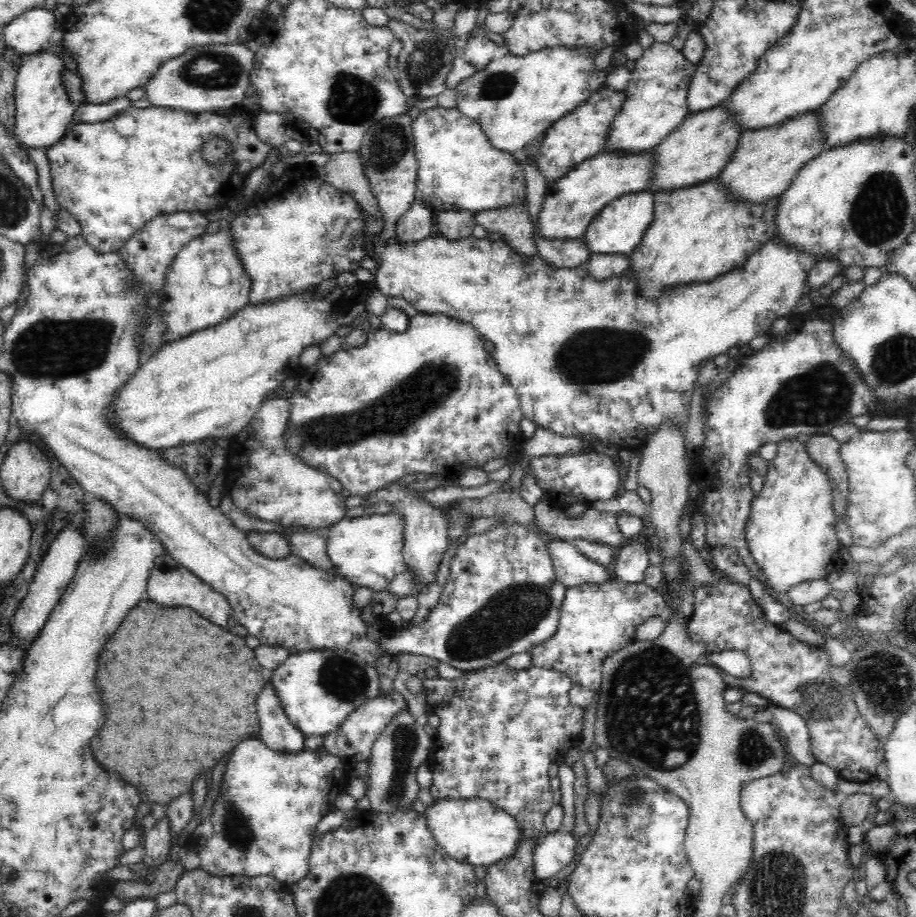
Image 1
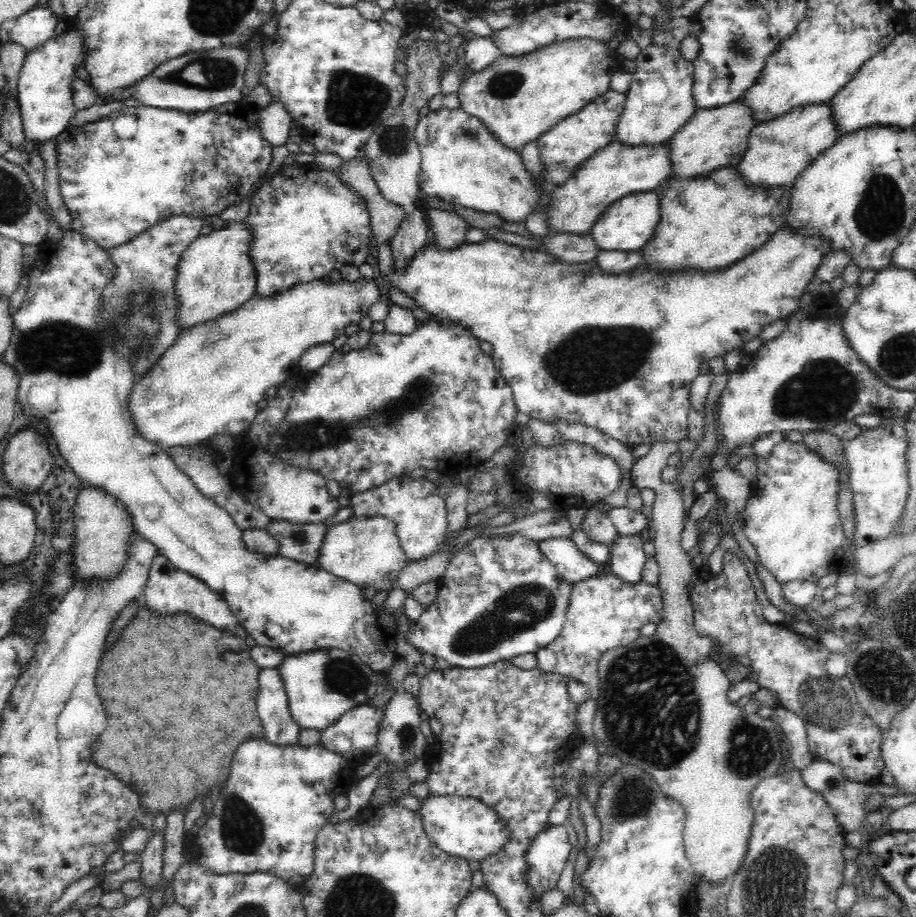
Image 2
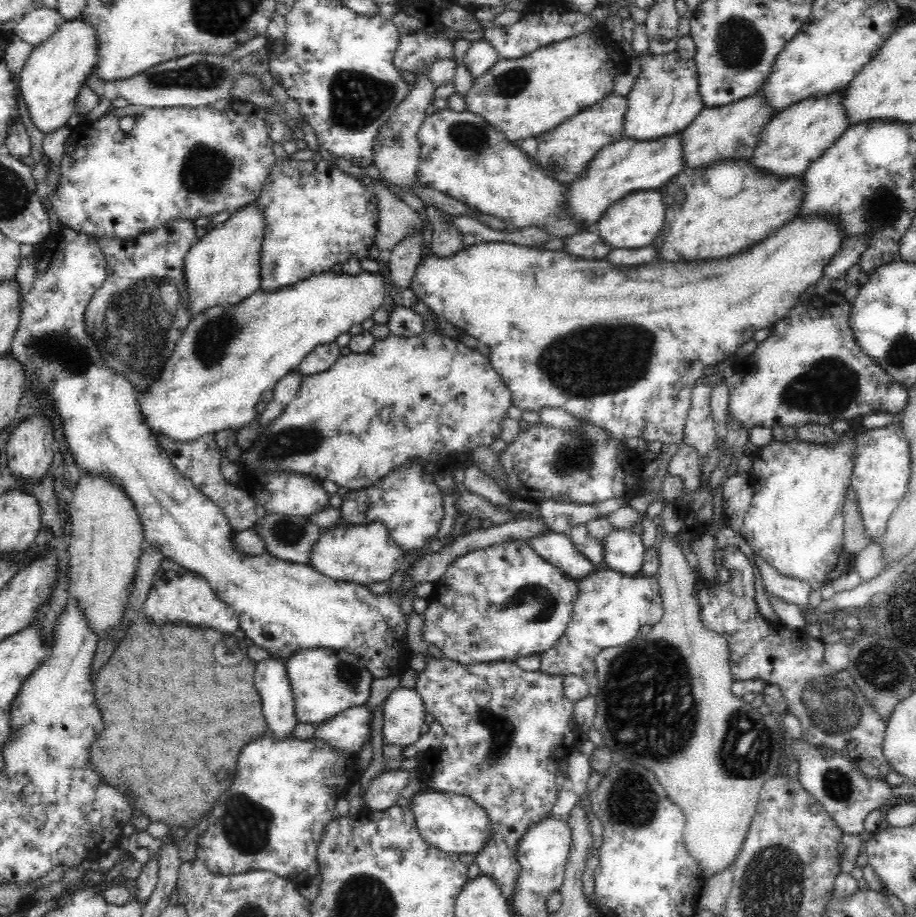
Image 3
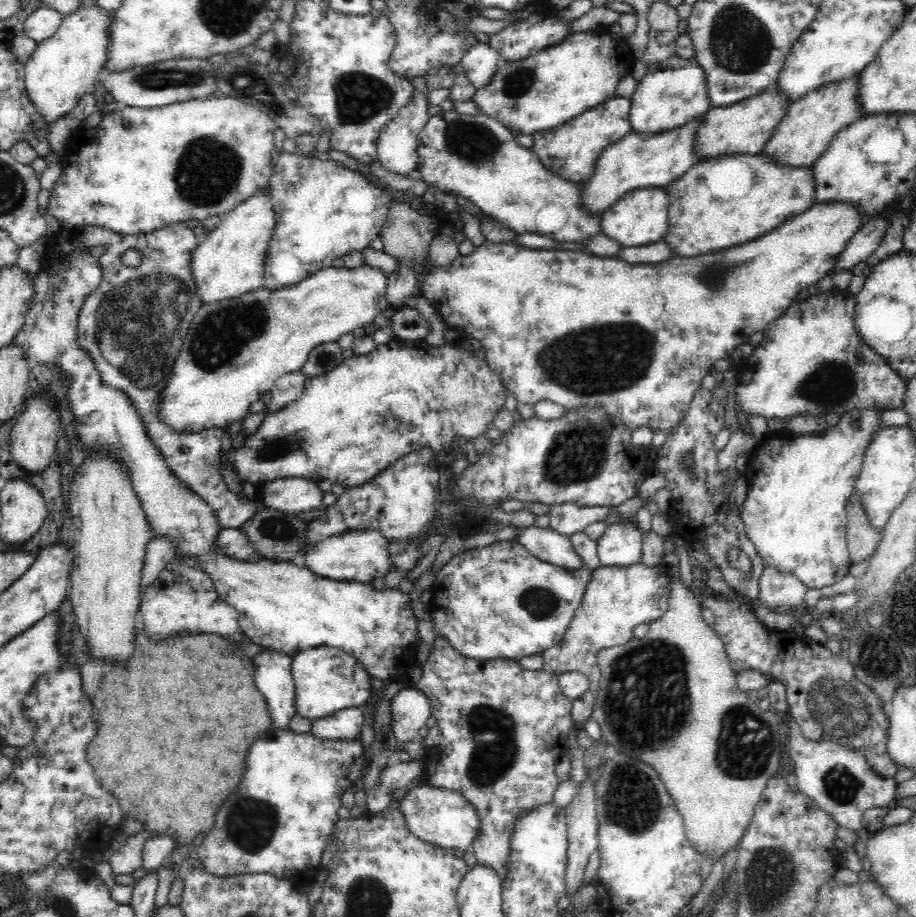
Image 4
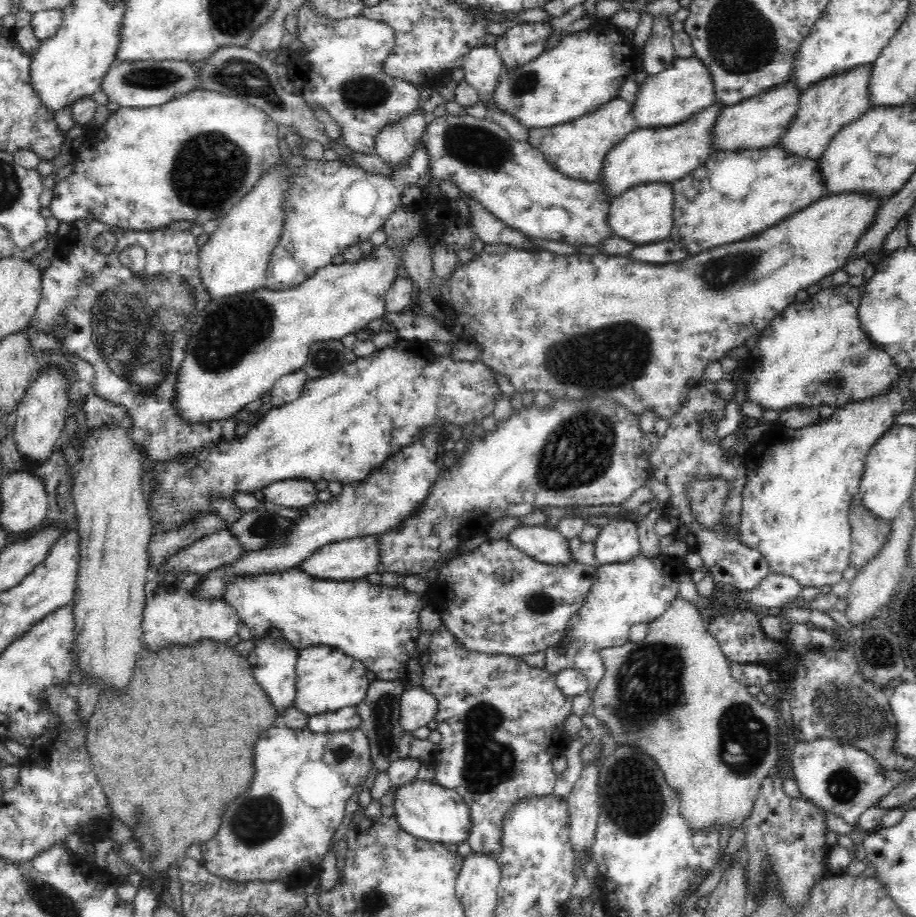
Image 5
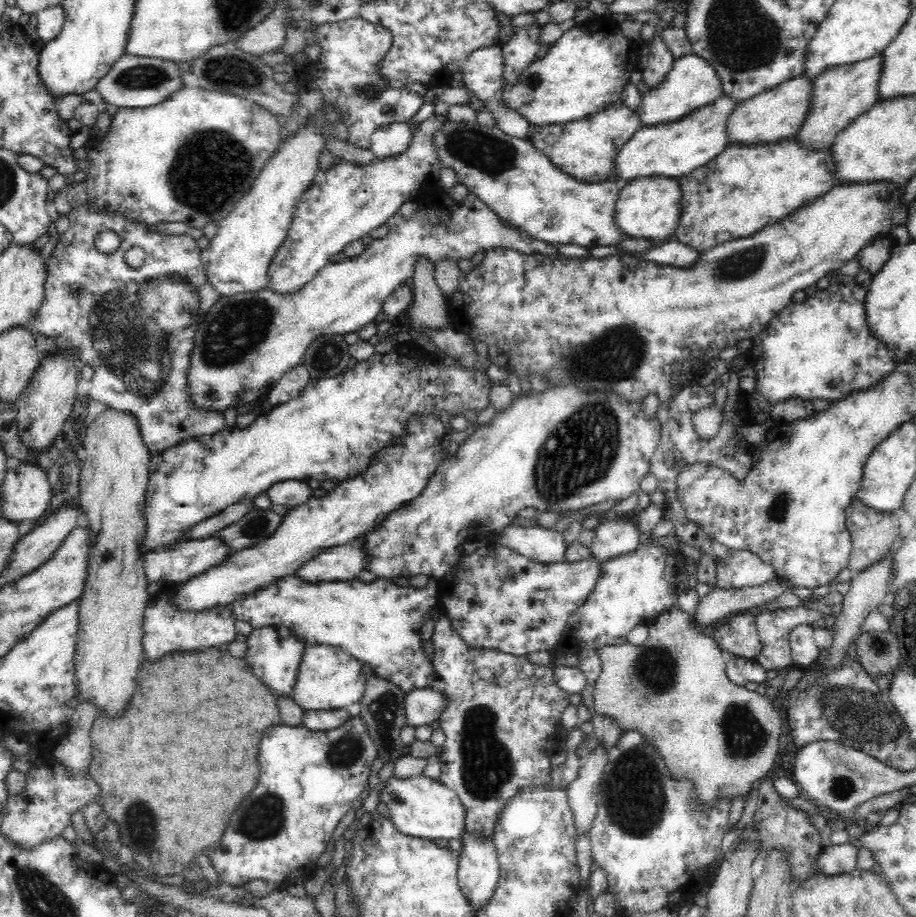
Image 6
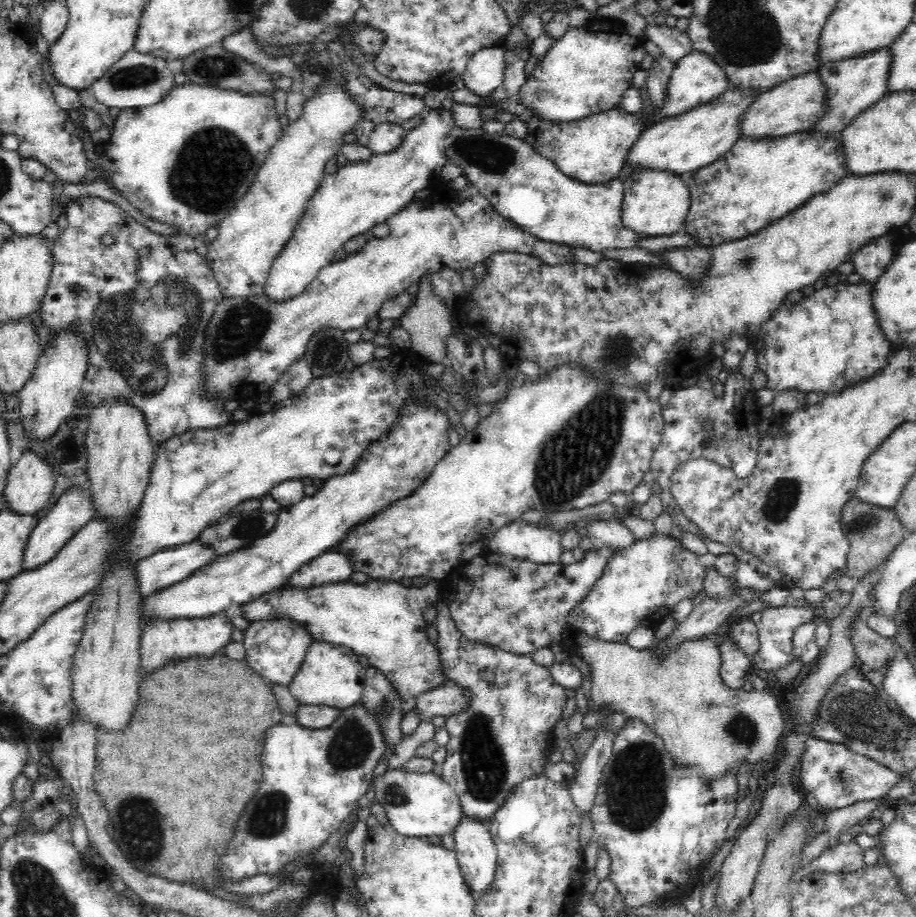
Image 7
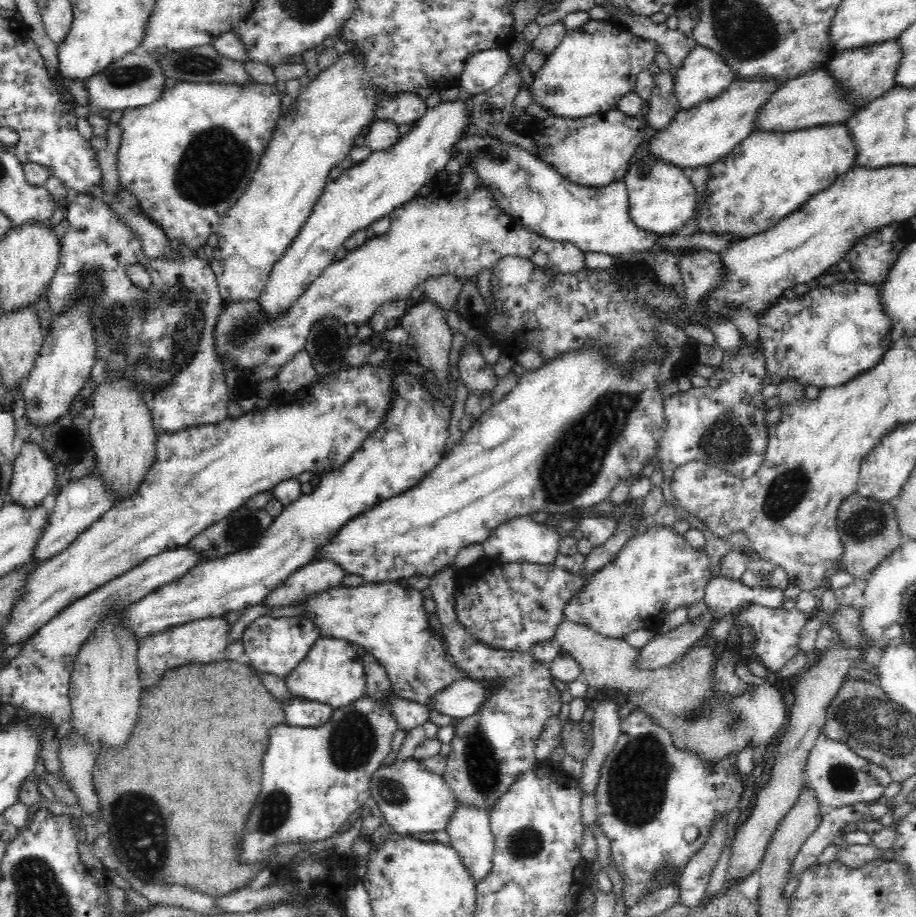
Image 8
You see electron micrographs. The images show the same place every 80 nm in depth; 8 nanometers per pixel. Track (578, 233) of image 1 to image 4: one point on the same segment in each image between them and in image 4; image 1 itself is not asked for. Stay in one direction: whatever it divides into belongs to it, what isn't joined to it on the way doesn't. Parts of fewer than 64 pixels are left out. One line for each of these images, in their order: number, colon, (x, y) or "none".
2: (617, 170)
3: (627, 166)
4: (638, 160)

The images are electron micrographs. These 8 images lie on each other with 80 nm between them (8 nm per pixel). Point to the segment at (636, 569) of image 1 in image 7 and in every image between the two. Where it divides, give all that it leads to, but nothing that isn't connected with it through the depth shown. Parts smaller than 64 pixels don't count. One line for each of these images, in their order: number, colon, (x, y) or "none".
2: (627, 558)
3: (622, 550)
4: (620, 544)
5: (618, 541)
6: (614, 538)
7: (611, 533)

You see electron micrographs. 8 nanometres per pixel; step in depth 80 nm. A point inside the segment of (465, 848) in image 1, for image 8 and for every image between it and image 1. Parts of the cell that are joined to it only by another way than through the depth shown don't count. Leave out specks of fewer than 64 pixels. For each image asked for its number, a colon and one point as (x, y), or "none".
2: (463, 827)
3: (454, 824)
4: (445, 818)
5: (422, 808)
6: (421, 807)
7: (417, 805)
8: (412, 799)

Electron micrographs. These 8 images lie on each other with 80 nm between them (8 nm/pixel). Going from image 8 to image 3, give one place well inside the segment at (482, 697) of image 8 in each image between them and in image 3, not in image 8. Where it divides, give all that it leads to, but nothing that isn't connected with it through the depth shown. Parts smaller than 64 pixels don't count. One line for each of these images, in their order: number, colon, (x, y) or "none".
3: (404, 711)
4: (411, 709)
5: (418, 707)
6: (422, 706)
7: (446, 701)

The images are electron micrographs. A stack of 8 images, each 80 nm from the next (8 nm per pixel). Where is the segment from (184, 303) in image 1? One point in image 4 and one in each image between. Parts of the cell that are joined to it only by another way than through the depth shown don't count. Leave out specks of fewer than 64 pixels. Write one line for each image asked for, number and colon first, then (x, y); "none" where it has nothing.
2: (215, 276)
3: (223, 268)
4: (230, 260)

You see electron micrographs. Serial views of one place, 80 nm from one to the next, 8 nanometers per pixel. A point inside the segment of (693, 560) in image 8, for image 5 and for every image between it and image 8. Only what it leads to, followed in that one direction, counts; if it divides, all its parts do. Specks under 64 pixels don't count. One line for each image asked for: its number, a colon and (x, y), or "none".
5: (638, 591)
6: (634, 589)
7: (640, 584)

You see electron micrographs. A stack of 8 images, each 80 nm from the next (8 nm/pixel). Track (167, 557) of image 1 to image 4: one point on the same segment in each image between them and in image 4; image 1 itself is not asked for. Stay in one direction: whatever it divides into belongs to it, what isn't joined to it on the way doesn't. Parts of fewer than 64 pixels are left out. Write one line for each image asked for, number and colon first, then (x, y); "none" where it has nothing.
2: (169, 590)
3: (176, 595)
4: (183, 598)

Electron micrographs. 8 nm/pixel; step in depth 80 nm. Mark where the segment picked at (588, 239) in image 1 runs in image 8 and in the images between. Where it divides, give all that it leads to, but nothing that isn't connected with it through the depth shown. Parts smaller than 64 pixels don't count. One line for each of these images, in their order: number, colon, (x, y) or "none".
2: (627, 224)
3: (633, 222)
4: (640, 218)
5: (643, 214)
6: (646, 209)
7: (655, 204)
8: (662, 198)

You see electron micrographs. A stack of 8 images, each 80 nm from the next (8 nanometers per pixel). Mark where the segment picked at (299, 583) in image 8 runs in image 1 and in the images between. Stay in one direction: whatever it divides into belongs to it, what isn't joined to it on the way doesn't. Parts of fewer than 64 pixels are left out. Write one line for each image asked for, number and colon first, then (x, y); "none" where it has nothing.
1: (369, 549)
2: (367, 553)
3: (362, 554)
4: (359, 556)
5: (351, 559)
6: (343, 562)
7: (332, 567)

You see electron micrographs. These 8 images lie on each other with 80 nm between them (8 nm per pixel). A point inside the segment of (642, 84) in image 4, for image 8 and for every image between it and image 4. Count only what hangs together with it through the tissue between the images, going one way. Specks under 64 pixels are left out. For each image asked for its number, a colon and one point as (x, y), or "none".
5: (684, 87)
6: (692, 83)
7: (696, 79)
8: (704, 75)

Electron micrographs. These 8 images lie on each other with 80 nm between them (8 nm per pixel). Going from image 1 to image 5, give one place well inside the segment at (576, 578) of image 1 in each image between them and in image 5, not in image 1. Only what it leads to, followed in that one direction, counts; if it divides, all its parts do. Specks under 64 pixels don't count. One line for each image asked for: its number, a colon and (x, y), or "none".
2: (572, 565)
3: (556, 548)
4: (548, 545)
5: (541, 543)

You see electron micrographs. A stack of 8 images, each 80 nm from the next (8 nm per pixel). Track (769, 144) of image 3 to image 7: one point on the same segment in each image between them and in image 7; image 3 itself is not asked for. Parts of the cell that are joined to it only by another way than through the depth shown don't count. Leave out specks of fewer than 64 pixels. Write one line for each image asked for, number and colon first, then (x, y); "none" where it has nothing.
4: (810, 123)
5: (827, 106)
6: (840, 94)
7: (853, 84)

